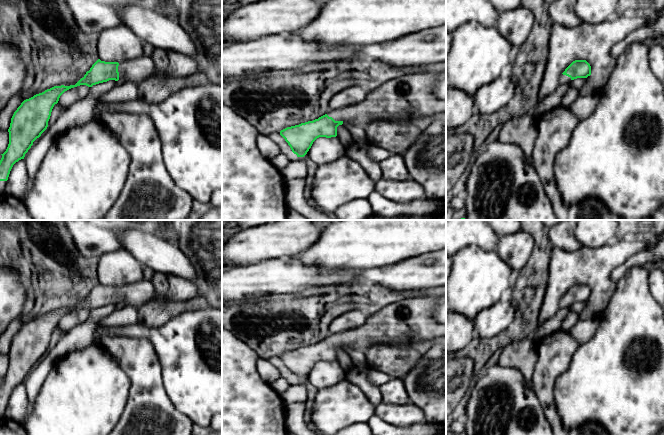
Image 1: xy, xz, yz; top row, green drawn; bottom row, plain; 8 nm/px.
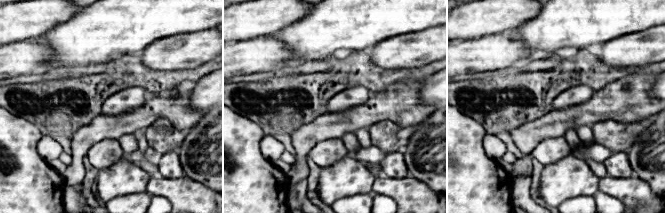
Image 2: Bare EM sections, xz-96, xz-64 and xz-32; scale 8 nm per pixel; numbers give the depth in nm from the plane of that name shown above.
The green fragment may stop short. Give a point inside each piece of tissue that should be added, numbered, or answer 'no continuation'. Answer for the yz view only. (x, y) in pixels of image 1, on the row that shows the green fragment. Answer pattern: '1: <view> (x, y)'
1: yz (563, 79)

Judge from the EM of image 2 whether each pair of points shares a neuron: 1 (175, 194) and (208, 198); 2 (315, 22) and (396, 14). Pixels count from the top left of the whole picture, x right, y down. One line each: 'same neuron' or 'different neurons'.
1: same neuron
2: same neuron

